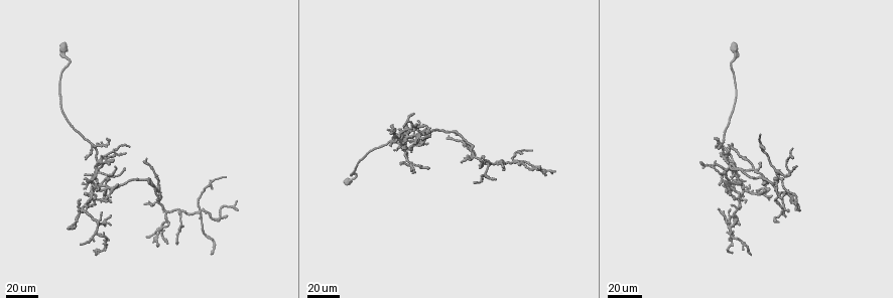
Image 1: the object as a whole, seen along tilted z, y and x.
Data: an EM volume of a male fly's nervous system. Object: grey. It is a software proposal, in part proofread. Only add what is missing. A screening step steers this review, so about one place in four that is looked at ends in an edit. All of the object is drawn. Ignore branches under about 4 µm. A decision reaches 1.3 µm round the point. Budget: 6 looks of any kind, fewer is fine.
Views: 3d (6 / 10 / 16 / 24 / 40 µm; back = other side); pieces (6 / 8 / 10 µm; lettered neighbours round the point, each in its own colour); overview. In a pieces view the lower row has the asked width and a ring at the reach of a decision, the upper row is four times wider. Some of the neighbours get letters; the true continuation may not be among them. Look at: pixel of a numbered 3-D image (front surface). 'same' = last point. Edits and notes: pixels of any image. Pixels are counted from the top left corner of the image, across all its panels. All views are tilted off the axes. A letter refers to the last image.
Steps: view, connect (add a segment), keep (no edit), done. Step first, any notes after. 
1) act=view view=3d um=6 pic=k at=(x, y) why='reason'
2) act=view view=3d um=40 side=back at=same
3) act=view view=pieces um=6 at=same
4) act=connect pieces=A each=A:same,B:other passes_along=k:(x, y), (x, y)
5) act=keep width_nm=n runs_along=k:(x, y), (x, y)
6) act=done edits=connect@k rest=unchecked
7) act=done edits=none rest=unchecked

act=view view=3d um=40 pic=1 at=(466, 155) why='free end'

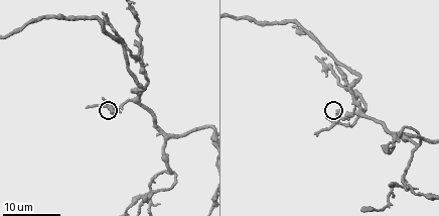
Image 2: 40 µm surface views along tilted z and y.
act=view view=pieces um=6 pic=2 at=(113, 110) why='what lies round it'

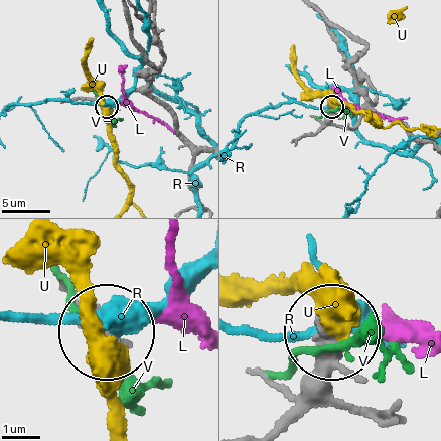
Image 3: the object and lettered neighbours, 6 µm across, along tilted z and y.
act=keep each=L:other,R:other,U:other,V:other found='none of them fits'

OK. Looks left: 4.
act=view view=3d um=40 pic=1 at=(759, 135) why='end of a long branch'

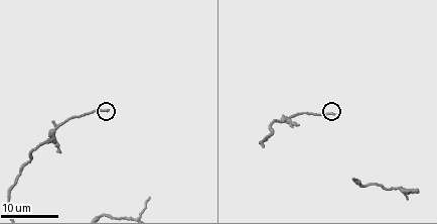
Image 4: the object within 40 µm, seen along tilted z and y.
act=view view=pieces um=6 pic=4 at=(334, 113)

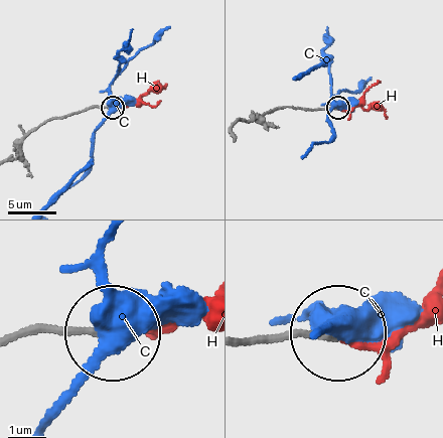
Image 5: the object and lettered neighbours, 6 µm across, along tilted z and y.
act=connect pieces=H width_nm=170 each=C:other,H:same passes_along=5:(18, 338), (119, 324), (171, 328), (203, 309) found='the neuron continues'

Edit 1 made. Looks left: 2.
act=view view=3d um=16 pic=2 at=(104, 13) why='tapers out'

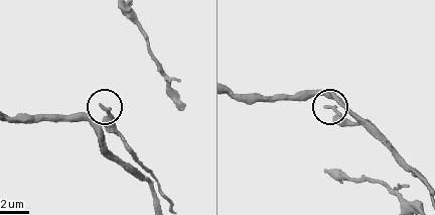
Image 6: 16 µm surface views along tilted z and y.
act=view view=pieces um=8 pic=6 at=(101, 106)

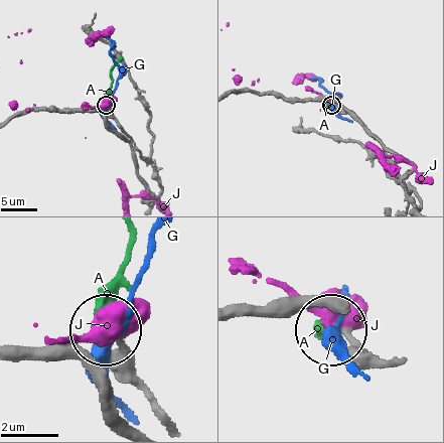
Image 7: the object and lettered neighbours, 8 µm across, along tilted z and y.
act=connect pieces=A each=A:same,G:other,J:other passes_along=7:(119, 125), (104, 97), (111, 70), (121, 56) found='it goes on there'

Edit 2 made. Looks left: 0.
act=done edits=connect@5,connect@7 rest=unchecked

